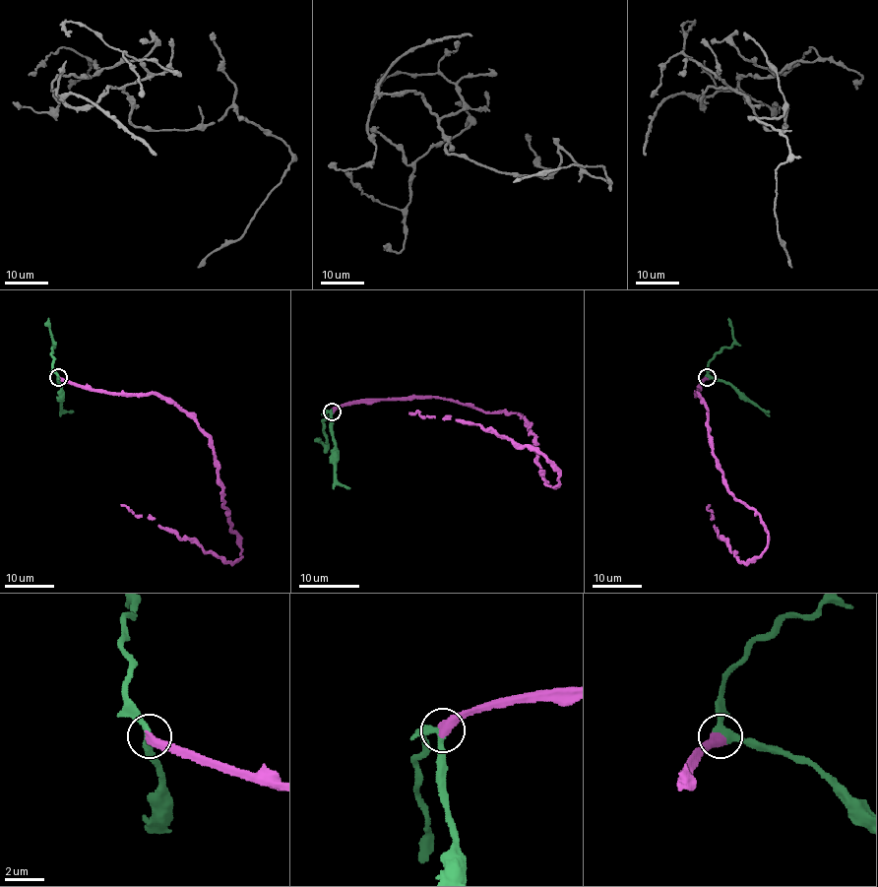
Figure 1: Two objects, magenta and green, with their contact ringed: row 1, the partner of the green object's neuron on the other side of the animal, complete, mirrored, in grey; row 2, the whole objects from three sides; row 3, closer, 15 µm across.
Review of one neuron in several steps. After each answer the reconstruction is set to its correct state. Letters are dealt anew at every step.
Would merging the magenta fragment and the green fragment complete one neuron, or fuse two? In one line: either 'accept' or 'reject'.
accept

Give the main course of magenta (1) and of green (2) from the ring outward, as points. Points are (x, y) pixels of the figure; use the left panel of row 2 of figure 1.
1: (58, 377), (94, 390), (156, 393), (186, 412), (207, 437), (241, 556), (226, 562), (121, 505)
2: (58, 376), (61, 408), (73, 411)

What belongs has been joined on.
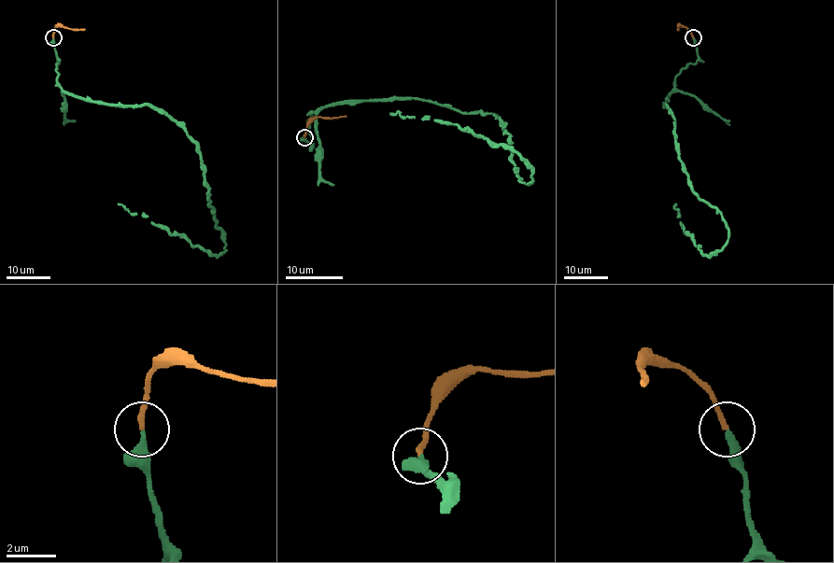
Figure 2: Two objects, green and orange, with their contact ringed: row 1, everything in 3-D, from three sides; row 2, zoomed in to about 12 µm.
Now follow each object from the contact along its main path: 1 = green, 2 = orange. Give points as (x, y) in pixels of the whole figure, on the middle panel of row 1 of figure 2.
1: (303, 137), (309, 113), (332, 103), (431, 100), (491, 113), (516, 175), (532, 179), (468, 129), (390, 115)
2: (303, 137), (305, 129), (315, 119), (346, 116)

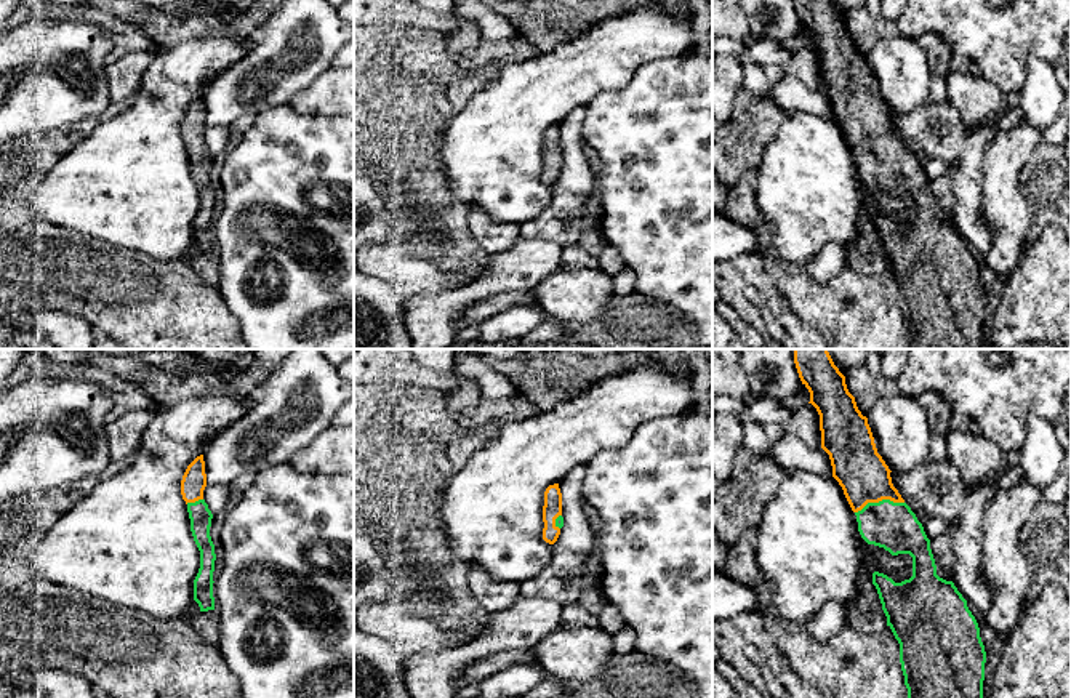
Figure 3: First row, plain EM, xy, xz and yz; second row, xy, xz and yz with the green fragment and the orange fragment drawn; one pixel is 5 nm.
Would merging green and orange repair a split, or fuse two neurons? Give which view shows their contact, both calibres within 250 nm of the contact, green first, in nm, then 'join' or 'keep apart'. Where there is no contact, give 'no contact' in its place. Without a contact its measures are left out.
contact in yz; calibres 240 and 260 nm; join

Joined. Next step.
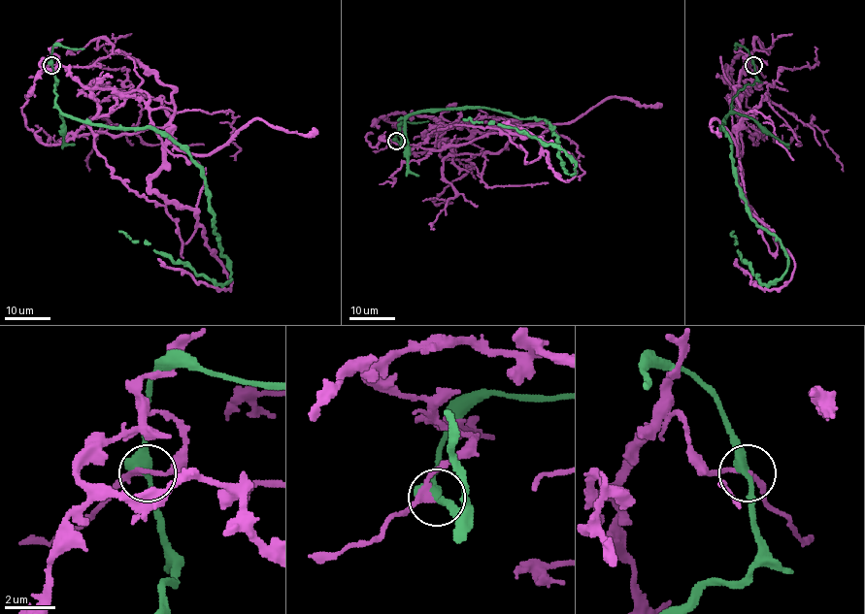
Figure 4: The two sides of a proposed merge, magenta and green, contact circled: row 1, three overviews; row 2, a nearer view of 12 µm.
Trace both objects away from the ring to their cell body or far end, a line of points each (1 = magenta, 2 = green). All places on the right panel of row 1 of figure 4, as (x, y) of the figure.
1: (753, 64), (739, 54), (726, 68), (738, 102), (741, 200), (795, 266), (781, 287), (762, 289), (736, 258)
2: (753, 64), (756, 80), (739, 90), (719, 127), (746, 210), (780, 242), (784, 273), (763, 284), (733, 231)

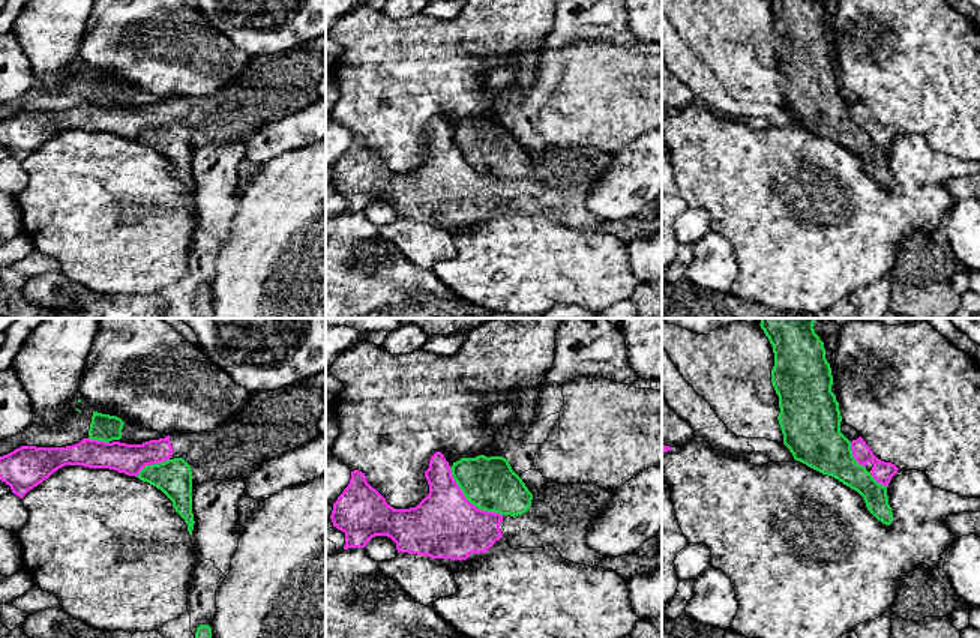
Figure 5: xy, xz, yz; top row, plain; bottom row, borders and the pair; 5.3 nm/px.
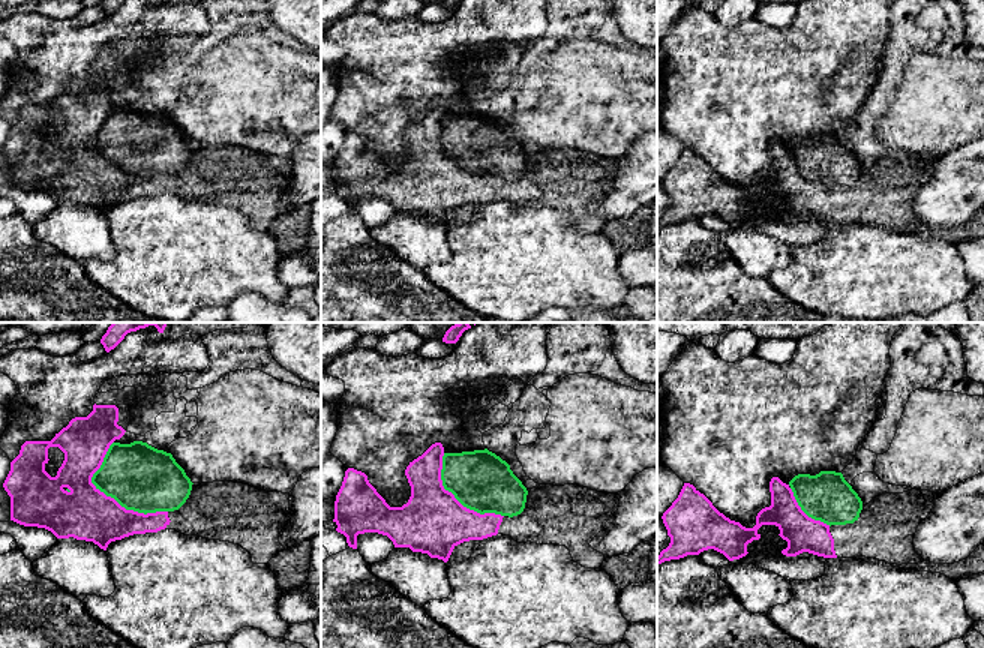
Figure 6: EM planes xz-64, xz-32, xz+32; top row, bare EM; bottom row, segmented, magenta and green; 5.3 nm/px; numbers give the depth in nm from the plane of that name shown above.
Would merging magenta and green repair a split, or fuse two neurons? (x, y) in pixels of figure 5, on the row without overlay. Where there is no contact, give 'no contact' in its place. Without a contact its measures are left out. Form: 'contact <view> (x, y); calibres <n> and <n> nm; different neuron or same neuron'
contact xz (467, 164); calibres 360 and 280 nm; different neuron

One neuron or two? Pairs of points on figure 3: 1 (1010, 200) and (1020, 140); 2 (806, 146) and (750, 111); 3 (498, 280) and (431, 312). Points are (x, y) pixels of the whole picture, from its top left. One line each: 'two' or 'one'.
1: one
2: two
3: one

